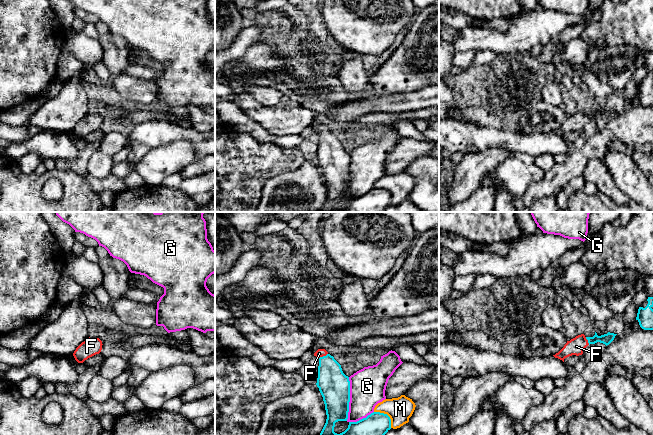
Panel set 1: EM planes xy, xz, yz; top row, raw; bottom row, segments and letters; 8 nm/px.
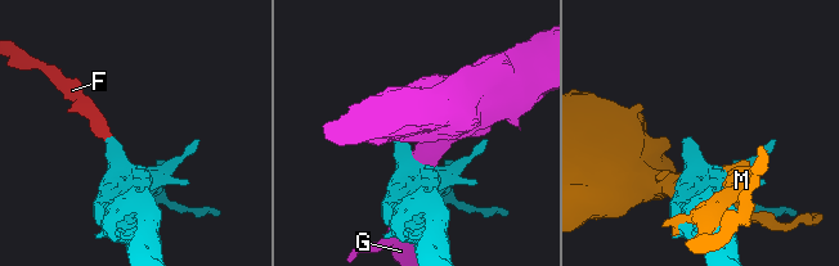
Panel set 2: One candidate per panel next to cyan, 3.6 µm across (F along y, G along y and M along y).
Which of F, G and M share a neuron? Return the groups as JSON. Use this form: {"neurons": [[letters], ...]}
{"neurons": [["F"], ["G"], ["M"]]}

